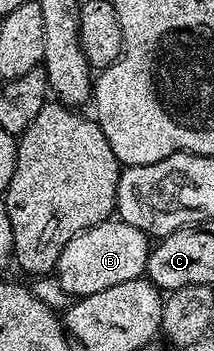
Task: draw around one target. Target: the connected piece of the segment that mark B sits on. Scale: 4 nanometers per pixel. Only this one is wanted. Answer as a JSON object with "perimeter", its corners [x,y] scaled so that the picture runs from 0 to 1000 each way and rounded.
{"perimeter":[[[561,627],[467,632],[458,644],[355,667],[313,707],[294,707],[266,744],[257,789],[322,840],[397,849],[416,838],[481,832],[481,821],[664,789],[696,755],[701,709],[696,670],[650,650],[612,650],[612,638]]]}

